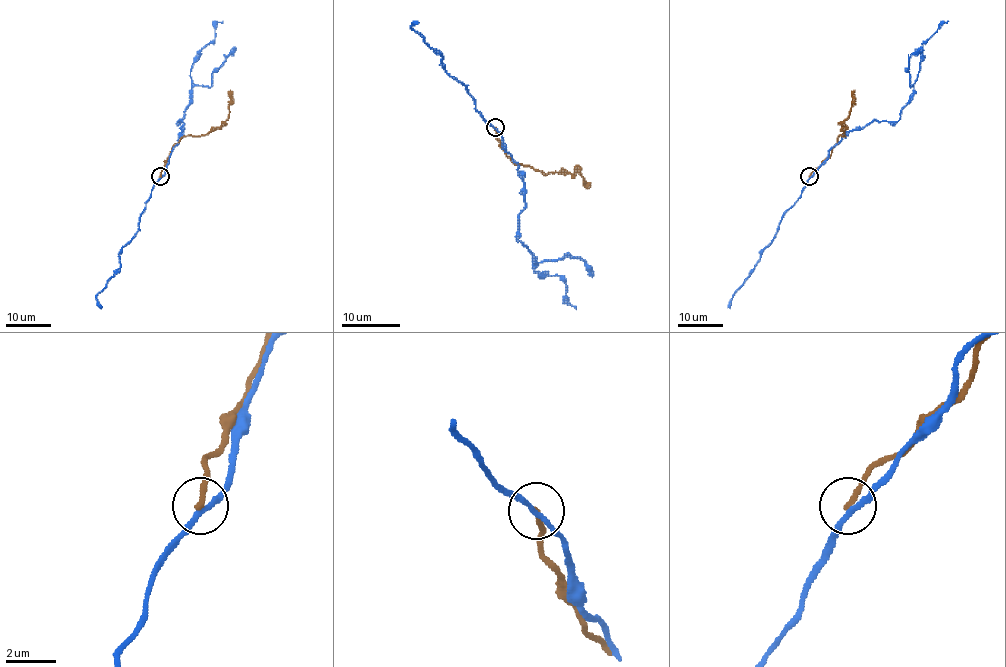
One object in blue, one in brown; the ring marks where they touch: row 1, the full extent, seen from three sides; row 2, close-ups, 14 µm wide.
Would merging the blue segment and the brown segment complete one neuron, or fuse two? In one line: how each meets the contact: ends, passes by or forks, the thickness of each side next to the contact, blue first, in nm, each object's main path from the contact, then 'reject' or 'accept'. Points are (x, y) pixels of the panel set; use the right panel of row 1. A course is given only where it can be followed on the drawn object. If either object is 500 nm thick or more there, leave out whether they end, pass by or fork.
blue passes by; brown ends; calibres 190 and 220 nm; course blue (809, 177), (850, 131), (875, 120), (900, 118), (912, 92), (922, 43), (948, 21); course brown (809, 177), (831, 153), (839, 136), (844, 136), (843, 121), (854, 90); reject

